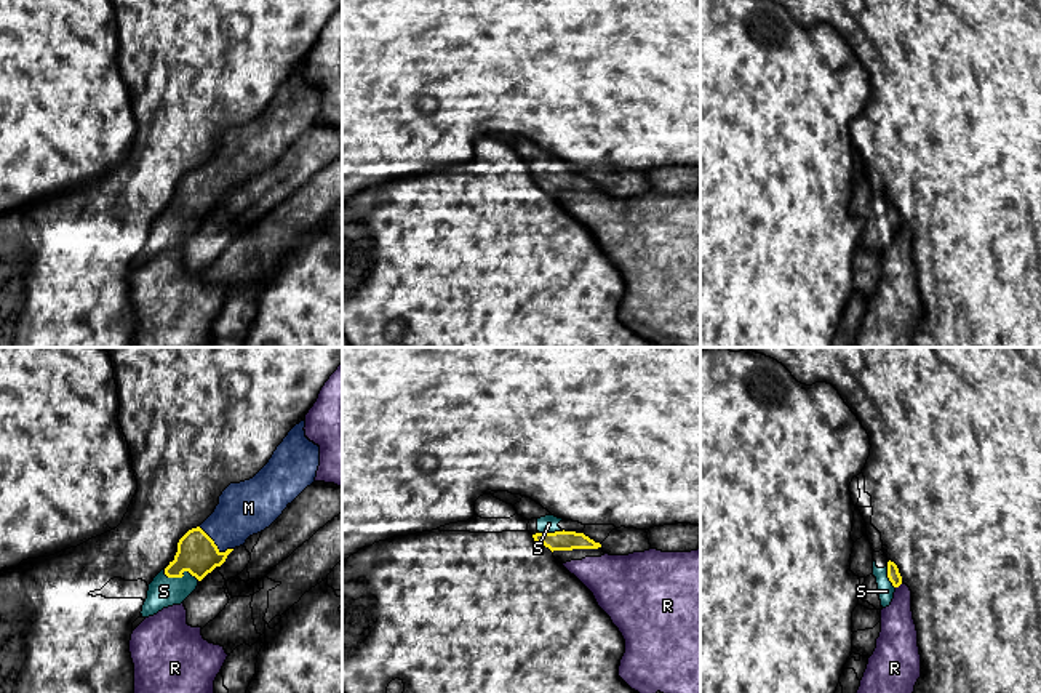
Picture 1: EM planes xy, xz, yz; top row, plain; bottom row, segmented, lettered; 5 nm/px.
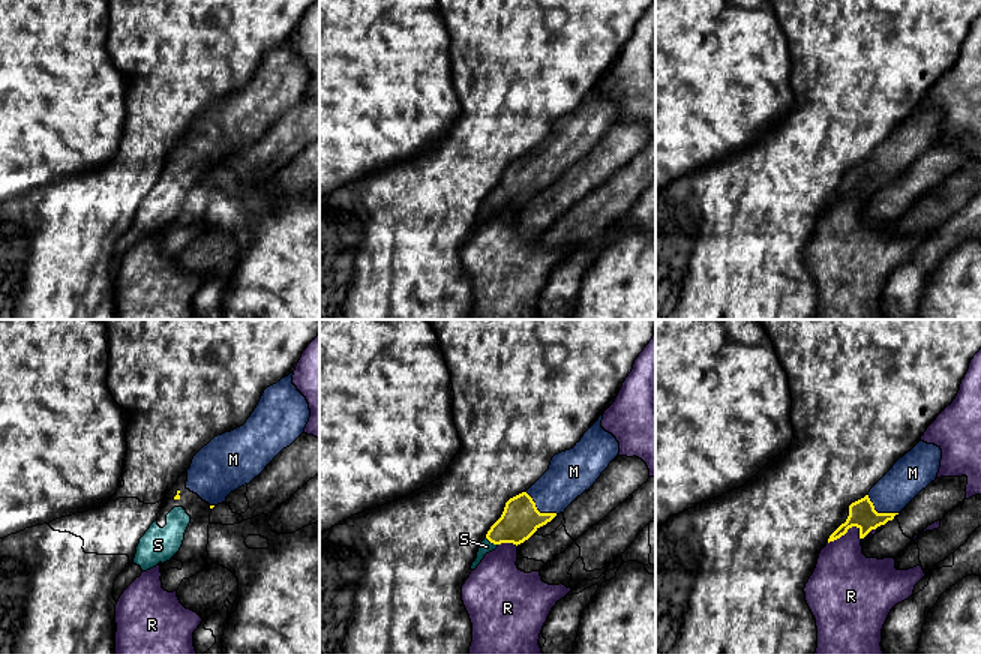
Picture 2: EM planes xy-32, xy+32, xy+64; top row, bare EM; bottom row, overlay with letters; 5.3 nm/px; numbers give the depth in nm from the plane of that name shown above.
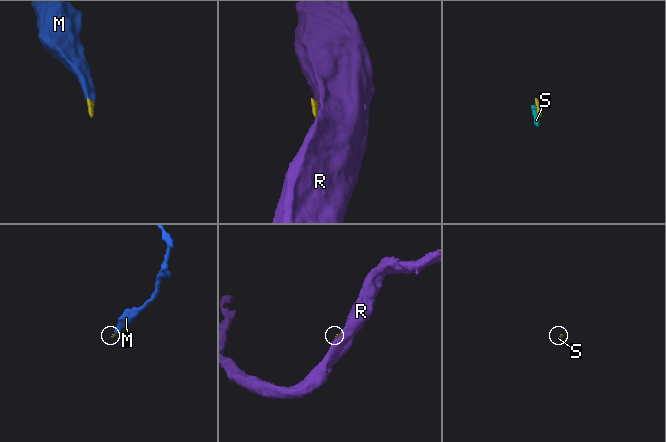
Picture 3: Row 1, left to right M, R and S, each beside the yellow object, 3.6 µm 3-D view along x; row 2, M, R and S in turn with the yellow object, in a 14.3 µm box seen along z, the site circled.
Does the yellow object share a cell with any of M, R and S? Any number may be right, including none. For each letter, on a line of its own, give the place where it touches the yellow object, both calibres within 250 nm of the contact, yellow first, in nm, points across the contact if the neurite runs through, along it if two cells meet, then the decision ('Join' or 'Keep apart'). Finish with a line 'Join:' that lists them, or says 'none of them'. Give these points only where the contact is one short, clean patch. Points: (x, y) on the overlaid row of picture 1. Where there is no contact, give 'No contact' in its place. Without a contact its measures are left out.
M: Touches yellow at xy (215, 544). Thickness 200 nm (yellow) against 280 nm. Path across: xy (197, 552), (215, 544), (248, 508). Join
R: Touches yellow at yz (899, 584). Thickness 70 nm (yellow) against 180 nm. Boundary: yz (902, 583), (896, 588). Keep apart
S: Touches yellow at xy (181, 576). Thickness 200 nm (yellow) against 150 nm. Path across: xy (197, 552), (181, 576), (163, 591). Join
Join: M, S

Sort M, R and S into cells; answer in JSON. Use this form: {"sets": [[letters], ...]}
{"sets": [["M", "S"], ["R"]]}

